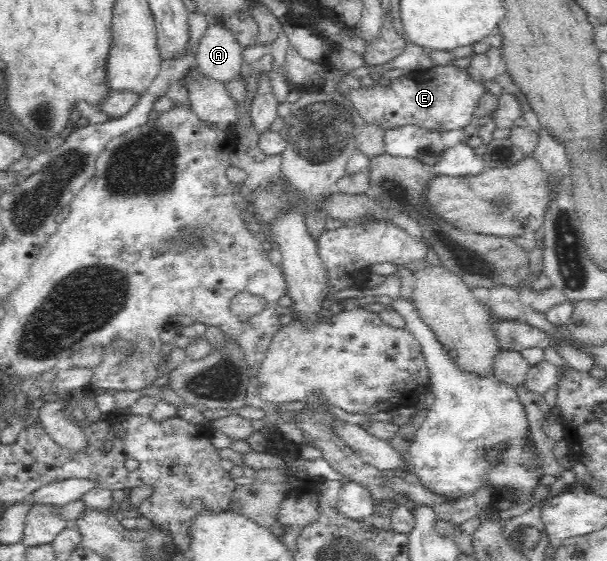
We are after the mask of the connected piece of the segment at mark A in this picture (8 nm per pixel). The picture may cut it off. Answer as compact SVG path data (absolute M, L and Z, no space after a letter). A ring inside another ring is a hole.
M208 23L195 47L194 57L206 79L224 84L241 77L242 50L224 26Z

